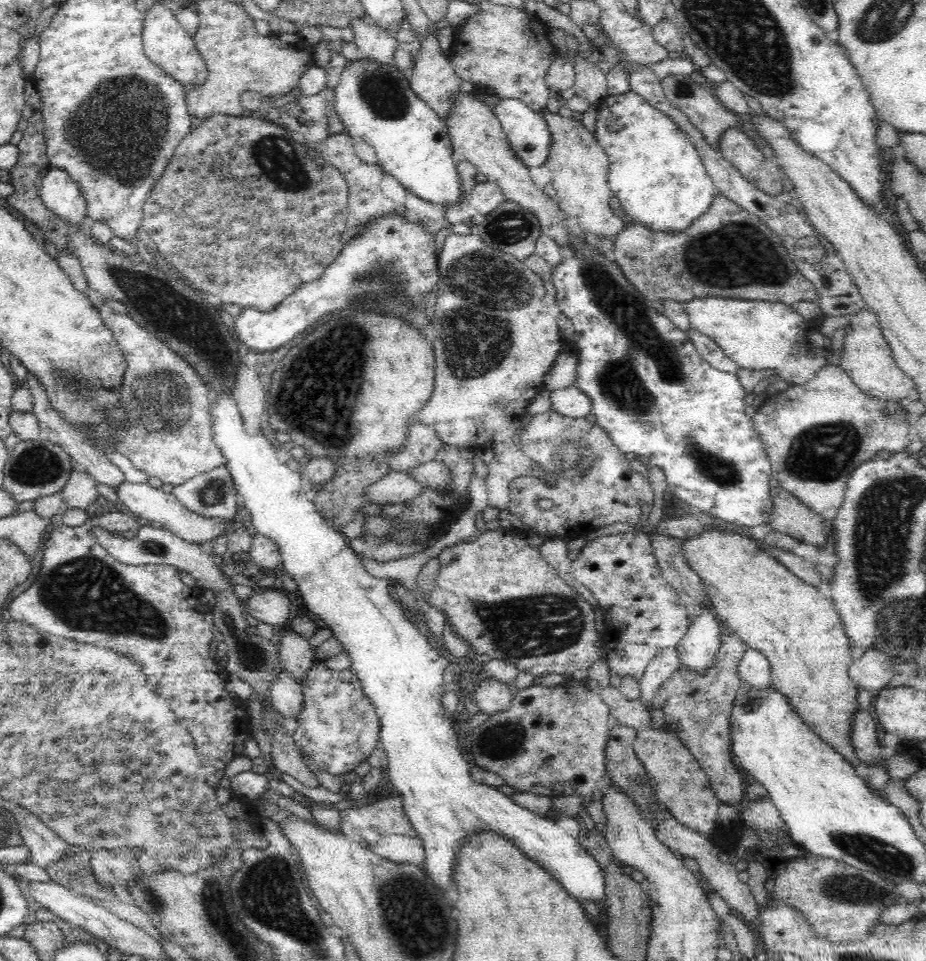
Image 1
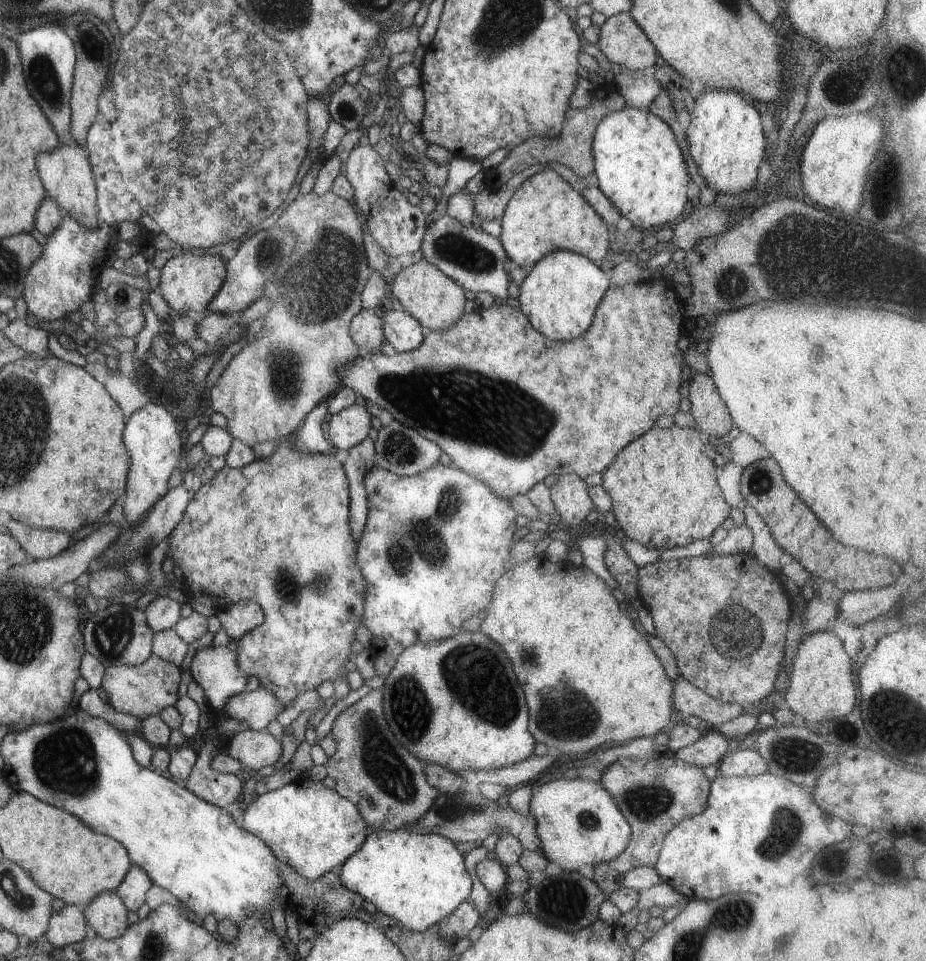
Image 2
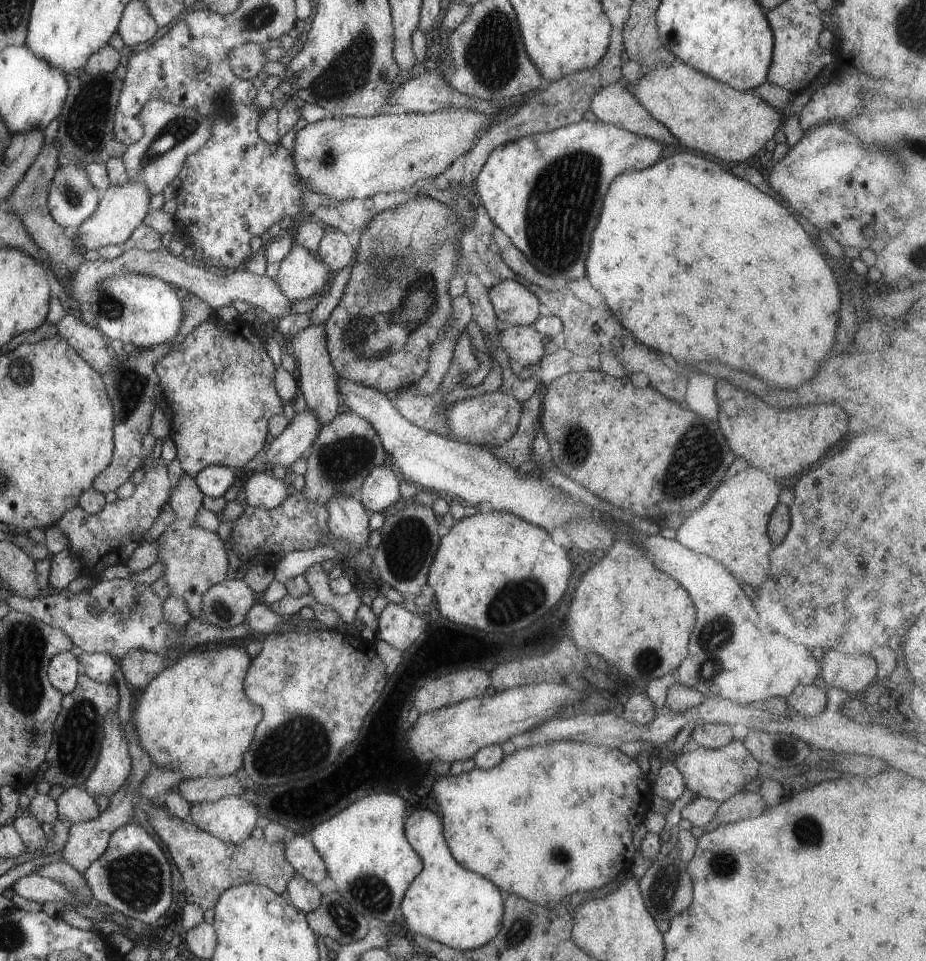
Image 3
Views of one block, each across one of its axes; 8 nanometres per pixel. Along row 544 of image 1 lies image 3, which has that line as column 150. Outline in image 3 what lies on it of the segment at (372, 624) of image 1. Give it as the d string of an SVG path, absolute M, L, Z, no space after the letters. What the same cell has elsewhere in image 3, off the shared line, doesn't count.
M123 273L101 281L89 294L92 316L98 330L111 340L131 343L137 350L146 350L155 345L169 343L180 327L182 310L177 291L161 279Z

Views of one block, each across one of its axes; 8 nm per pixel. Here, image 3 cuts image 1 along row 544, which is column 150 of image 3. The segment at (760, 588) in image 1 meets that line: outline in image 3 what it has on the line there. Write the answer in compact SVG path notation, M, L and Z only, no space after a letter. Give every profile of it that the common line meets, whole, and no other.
M238 646L207 648L175 657L161 674L150 679L140 696L134 699L130 721L138 744L154 765L177 770L183 779L227 777L242 766L243 753L251 742L255 725L262 717L261 709L245 698L242 689L250 660L244 649Z

